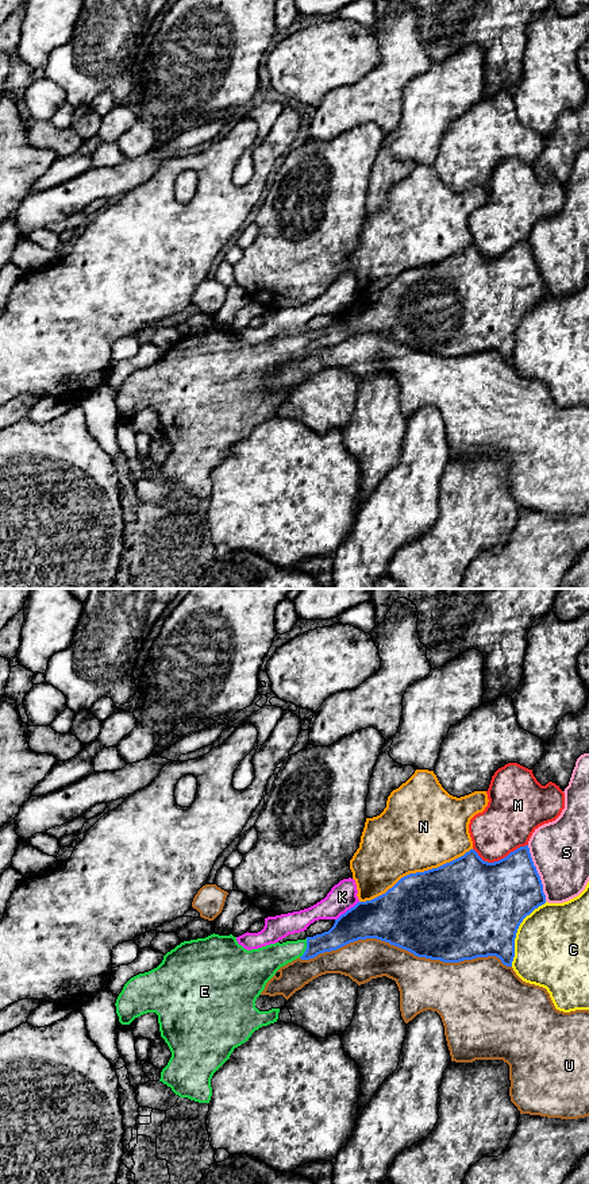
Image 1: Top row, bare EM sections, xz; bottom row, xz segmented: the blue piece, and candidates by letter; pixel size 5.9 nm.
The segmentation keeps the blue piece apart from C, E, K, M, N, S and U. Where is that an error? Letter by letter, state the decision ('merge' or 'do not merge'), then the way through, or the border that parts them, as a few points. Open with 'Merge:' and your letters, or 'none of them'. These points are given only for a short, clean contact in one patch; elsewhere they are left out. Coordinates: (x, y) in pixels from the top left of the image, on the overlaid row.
Merge: E
C: do not merge
E: merge; runs through xz (345, 930), (333, 940), (307, 948), (292, 949), (268, 960)
K: do not merge; border along xz (358, 901), (335, 920)
M: do not merge
N: do not merge
S: do not merge
U: do not merge

